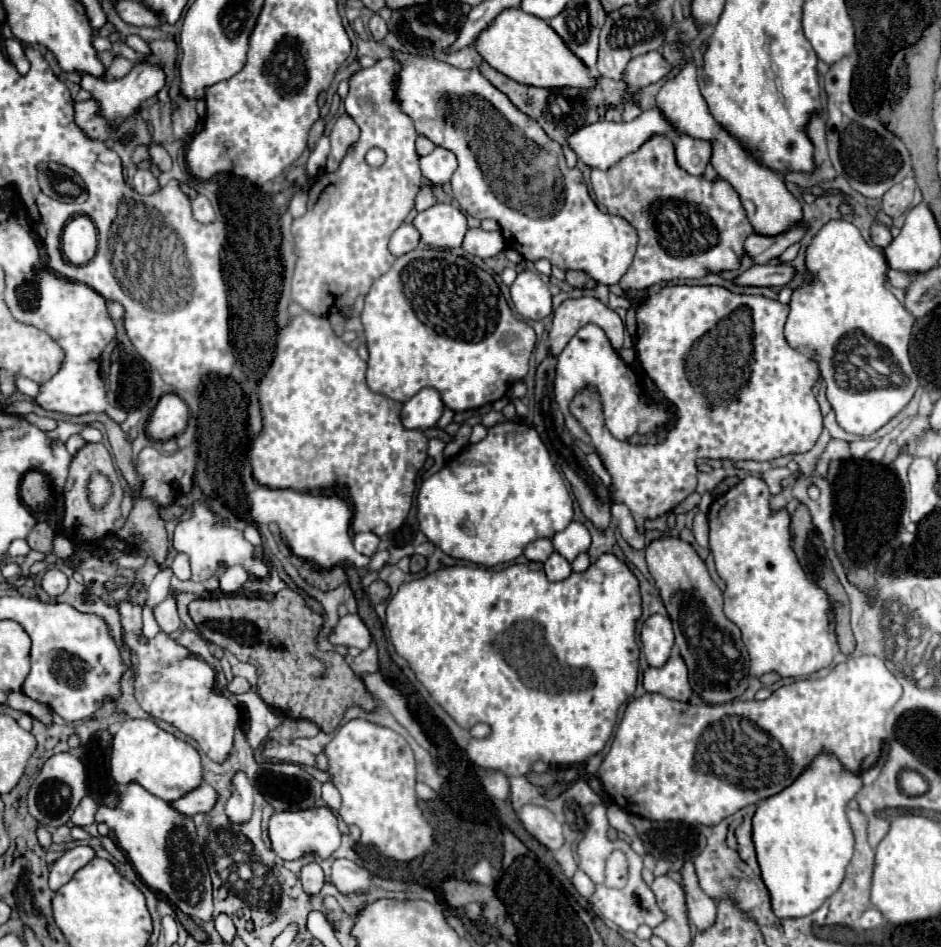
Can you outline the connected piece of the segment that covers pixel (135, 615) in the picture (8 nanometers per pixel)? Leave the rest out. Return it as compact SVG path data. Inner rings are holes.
M120 601L118 613L124 629L124 641L130 649L132 671L136 679L134 695L138 705L154 719L166 721L174 725L178 731L192 737L214 763L228 761L234 749L234 731L240 727L240 711L230 699L226 699L222 693L216 693L214 669L206 661L194 657L186 647L176 643L164 631L142 643L140 605Z

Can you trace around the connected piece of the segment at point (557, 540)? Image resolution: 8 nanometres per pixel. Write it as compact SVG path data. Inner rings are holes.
M572 521L566 529L558 531L554 537L552 537L552 545L554 549L566 557L568 561L574 561L574 557L582 551L588 551L590 547L590 533L588 529L578 523L578 521Z

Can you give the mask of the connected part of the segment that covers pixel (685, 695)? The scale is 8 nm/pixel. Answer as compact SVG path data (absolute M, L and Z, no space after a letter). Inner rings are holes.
M672 651L670 659L664 667L648 667L644 671L642 685L646 693L658 693L674 701L690 701L694 691L688 681L688 667L684 665L684 659L678 651Z

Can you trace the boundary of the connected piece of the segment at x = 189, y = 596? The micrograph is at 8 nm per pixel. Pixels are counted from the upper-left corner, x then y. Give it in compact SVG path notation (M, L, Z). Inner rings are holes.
M178 593L176 599L178 599L178 615L182 619L182 623L188 627L188 629L194 629L194 623L188 615L188 603L194 601L196 597L202 597L202 595L194 595L194 593Z

